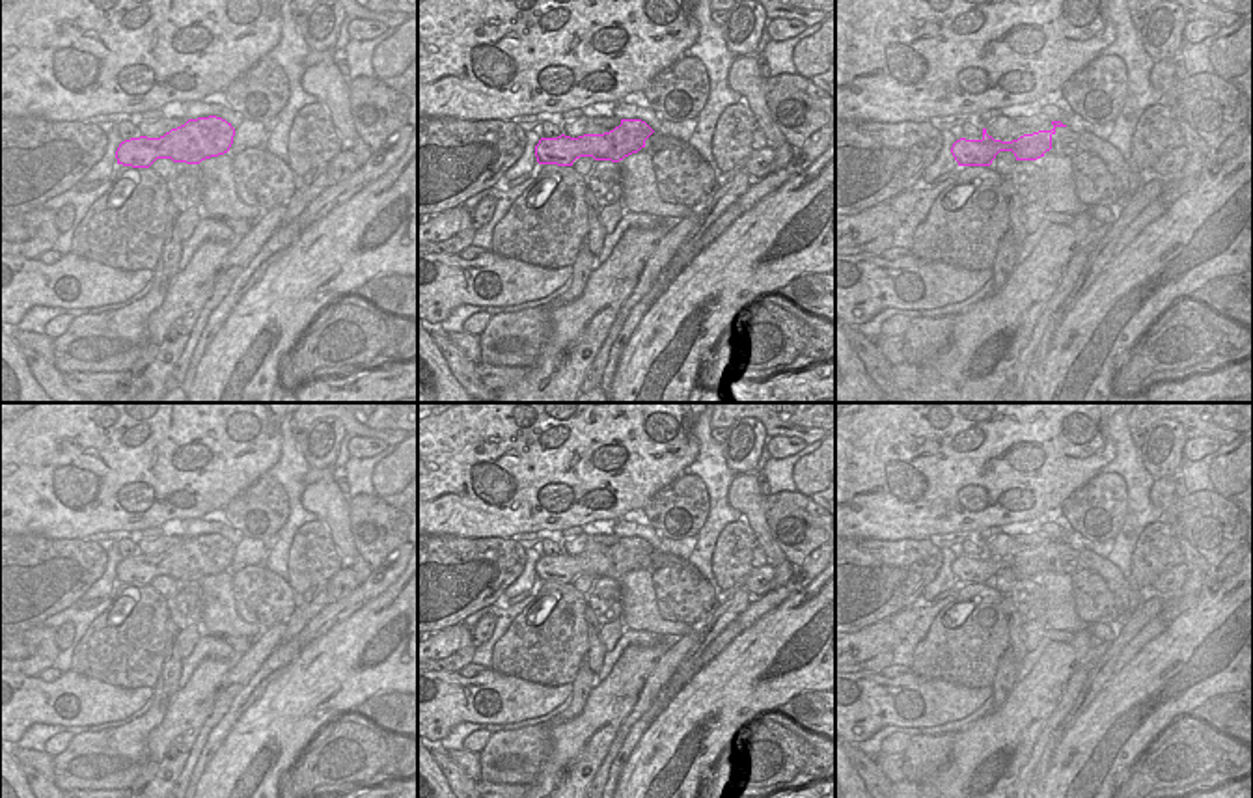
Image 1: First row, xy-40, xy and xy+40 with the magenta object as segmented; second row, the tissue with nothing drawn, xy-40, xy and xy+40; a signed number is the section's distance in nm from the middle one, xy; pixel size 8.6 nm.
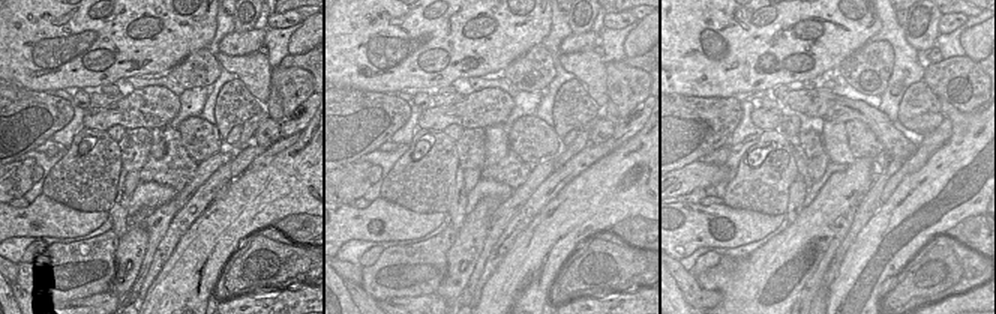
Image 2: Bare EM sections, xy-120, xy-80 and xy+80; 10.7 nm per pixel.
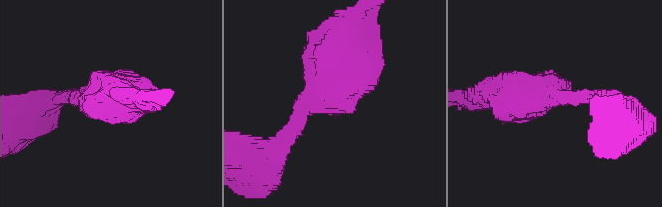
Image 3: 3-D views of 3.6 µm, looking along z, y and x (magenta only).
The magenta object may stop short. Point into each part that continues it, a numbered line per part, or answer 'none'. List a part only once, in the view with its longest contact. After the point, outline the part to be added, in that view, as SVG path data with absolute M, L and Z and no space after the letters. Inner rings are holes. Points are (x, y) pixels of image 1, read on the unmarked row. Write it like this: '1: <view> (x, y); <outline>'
none

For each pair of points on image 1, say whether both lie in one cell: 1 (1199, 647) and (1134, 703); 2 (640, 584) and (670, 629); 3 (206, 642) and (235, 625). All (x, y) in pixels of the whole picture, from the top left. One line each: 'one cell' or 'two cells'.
1: one cell
2: one cell
3: two cells

